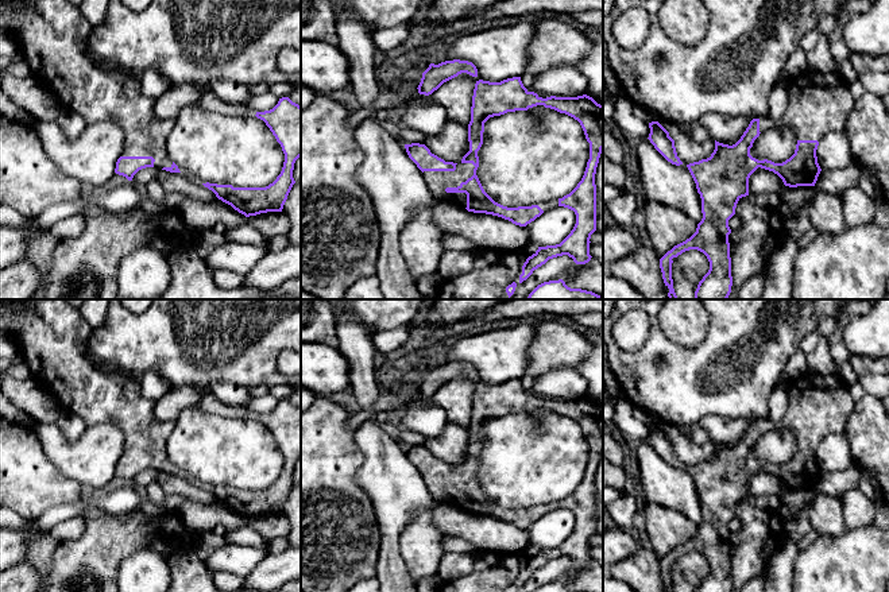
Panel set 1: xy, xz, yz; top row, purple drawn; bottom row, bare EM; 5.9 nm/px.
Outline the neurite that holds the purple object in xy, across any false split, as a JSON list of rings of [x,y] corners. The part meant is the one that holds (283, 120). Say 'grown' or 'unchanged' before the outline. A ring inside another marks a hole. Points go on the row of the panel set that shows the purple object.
unchanged | [[[282,97],[273,109],[256,112],[255,116],[266,123],[285,154],[283,167],[277,179],[266,187],[202,183],[219,200],[246,217],[267,212],[282,212],[295,183],[293,178],[294,163],[301,156],[301,107],[298,104],[289,97]]]

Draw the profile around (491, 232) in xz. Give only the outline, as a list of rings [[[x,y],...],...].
[[[436,201],[433,223],[444,232],[469,239],[483,249],[517,252],[530,244],[526,227],[486,213],[474,213],[452,202]]]

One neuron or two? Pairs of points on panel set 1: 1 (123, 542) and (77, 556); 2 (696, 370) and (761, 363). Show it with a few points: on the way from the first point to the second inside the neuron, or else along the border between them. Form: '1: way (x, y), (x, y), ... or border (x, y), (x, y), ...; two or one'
1: way (112, 542), (107, 542), (93, 556), (88, 556); one
2: way (712, 370), (730, 370), (739, 363), (745, 363); one

